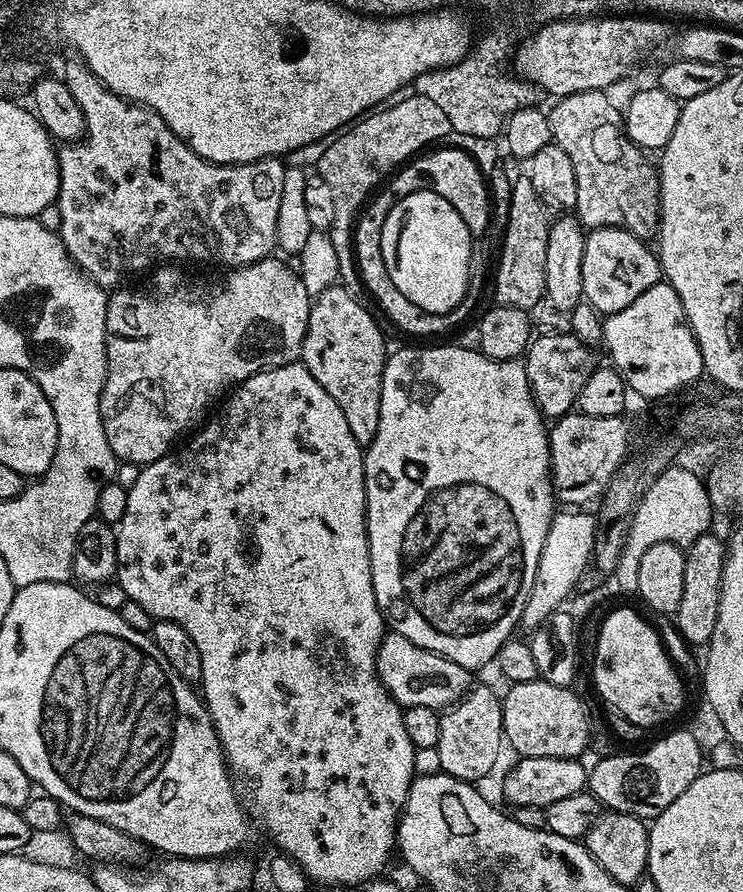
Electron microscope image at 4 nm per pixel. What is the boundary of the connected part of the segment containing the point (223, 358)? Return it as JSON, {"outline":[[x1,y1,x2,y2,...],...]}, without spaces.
{"outline":[[277,258,259,260,253,264,246,265,245,268,231,269,231,271,225,275,228,277,226,277,217,288,209,290,208,296,200,296,198,289,191,288,191,286,184,281,182,273,171,272,171,270,168,269,171,267,168,266,159,269,161,272,157,274,156,281,153,282,152,289,150,289,149,292,131,292,128,286,124,286,109,295,108,309,106,310,108,373,106,374,104,389,100,395,100,417,102,418,102,426,106,430,106,442,110,442,110,450,114,450,117,461,124,463,125,460,128,464,143,466,154,462,158,458,167,456,169,452,173,451,174,445,177,443,175,440,178,439,179,436,185,435,184,437,187,437,189,433,209,415,208,407,210,407,212,403,215,405,225,394,231,393,236,385,254,374,264,372,268,368,294,364,301,359,300,351,306,338,306,326,308,325,314,298,307,292,297,269,293,267,291,263,290,265,283,264,282,261,276,259]]}

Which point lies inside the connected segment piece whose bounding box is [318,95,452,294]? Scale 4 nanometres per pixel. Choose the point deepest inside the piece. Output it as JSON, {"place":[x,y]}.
{"place":[368,152]}

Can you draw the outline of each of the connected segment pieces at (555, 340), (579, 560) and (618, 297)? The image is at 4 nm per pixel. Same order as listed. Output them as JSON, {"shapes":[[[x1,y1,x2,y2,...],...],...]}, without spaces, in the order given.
{"shapes":[[[568,330,556,332,553,336,537,335,533,339,526,353,526,367,532,396,540,407,541,416,559,418,577,407,580,392,594,370,592,354,593,349]],[[588,510,560,511,553,515,550,522,550,530,546,534,542,554,538,558,534,586,530,590,530,598,526,602,524,612,520,615,520,624,528,627,528,630,535,630,541,624,546,624,552,615,565,607,564,599,581,583,598,544,598,530,596,534,598,520,595,515,592,517]],[[593,228,585,235,582,256,583,299,596,308,600,314,626,310,626,306,630,306,634,298,646,294,650,286,661,283,660,257,653,249,651,252,644,244,647,243,641,237,630,234,625,228]]]}

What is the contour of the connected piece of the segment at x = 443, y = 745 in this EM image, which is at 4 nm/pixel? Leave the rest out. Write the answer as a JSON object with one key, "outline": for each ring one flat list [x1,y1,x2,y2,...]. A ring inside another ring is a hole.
{"outline":[[473,687,459,704,452,705,441,715,440,725,442,726,442,734,438,734,438,746,434,750,434,756,440,759,439,771,469,782,480,782,483,776,491,774,492,767,495,766,496,759,500,756,500,744,502,748,505,743,504,710,499,695,495,696,488,688]]}

